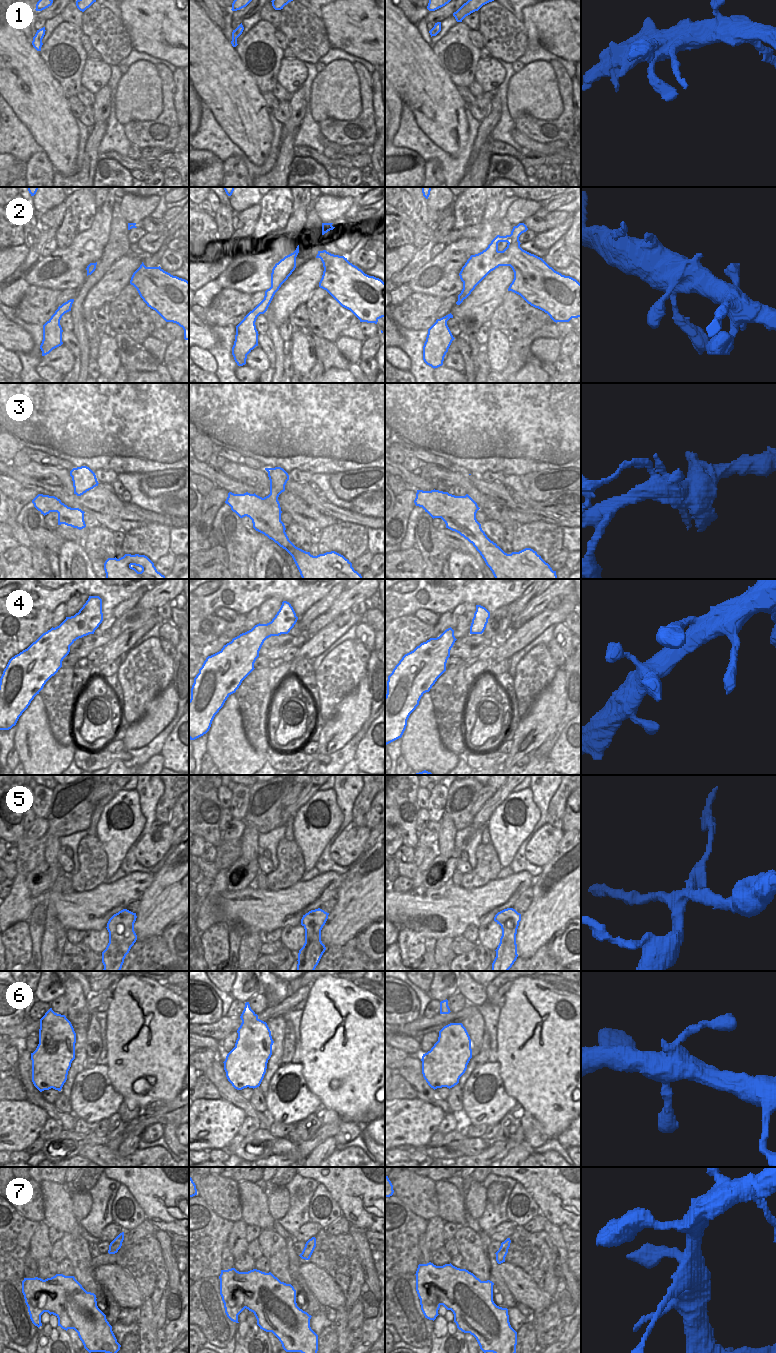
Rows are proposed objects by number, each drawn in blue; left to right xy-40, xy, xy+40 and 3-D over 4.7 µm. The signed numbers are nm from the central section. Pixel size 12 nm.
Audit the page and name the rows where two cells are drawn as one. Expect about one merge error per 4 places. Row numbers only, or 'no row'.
5

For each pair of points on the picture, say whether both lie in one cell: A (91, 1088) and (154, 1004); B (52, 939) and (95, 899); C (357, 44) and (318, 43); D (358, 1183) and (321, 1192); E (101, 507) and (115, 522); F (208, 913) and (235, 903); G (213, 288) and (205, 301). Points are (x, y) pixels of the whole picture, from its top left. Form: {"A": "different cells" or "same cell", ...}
{"A": "different cells", "B": "different cells", "C": "different cells", "D": "different cells", "E": "same cell", "F": "different cells", "G": "same cell"}

